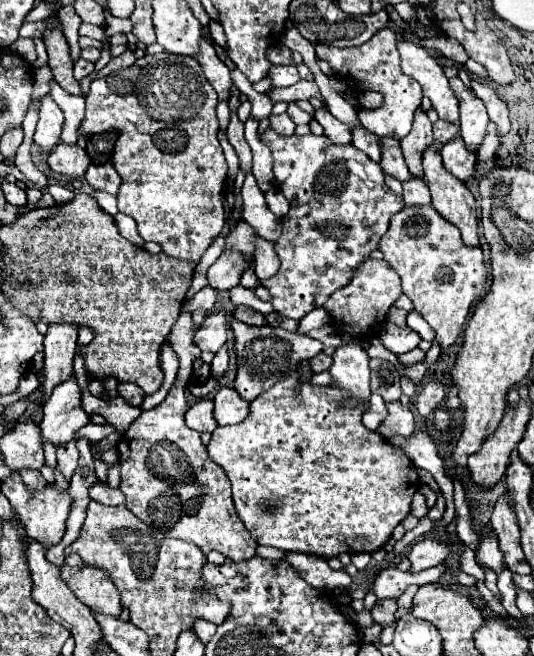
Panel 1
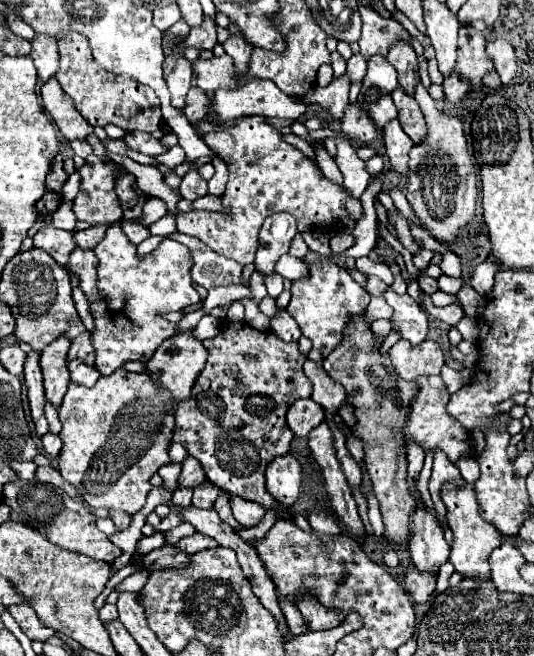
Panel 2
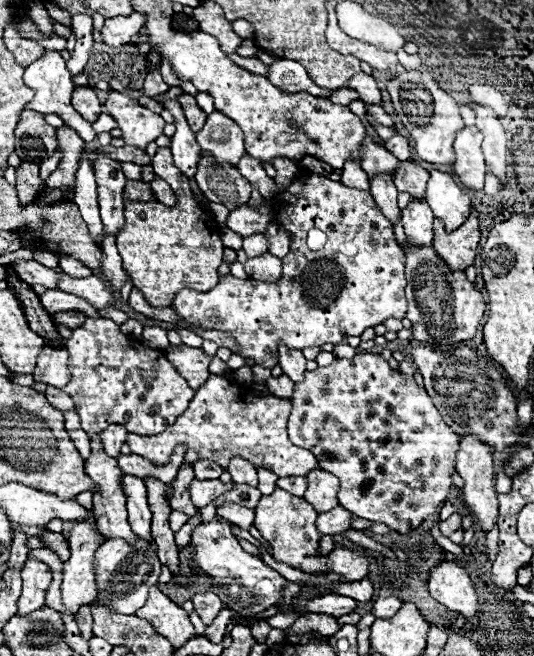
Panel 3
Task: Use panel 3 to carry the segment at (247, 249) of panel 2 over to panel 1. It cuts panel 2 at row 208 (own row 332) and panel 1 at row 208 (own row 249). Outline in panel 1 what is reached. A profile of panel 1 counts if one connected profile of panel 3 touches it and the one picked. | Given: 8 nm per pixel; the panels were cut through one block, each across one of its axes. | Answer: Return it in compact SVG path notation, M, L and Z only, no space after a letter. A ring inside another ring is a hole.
M272 130L262 134L262 142L272 150L278 188L288 198L292 208L282 218L284 230L282 228L280 238L274 242L274 250L282 262L280 270L272 278L258 280L258 284L264 284L270 290L272 306L276 312L300 320L306 312L320 308L334 290L348 284L354 268L368 260L370 252L378 248L380 238L388 230L390 218L404 208L404 202L396 198L384 184L382 168L352 144L336 146L326 136L280 136Z

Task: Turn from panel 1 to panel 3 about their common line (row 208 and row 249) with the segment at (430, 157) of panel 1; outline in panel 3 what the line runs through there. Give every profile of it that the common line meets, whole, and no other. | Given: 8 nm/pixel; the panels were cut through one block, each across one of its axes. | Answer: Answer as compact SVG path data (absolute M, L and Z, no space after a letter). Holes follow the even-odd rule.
M474 208L470 210L466 222L454 232L446 232L442 220L434 220L434 246L438 256L442 256L450 268L466 270L468 266L472 266L478 240L478 212Z

